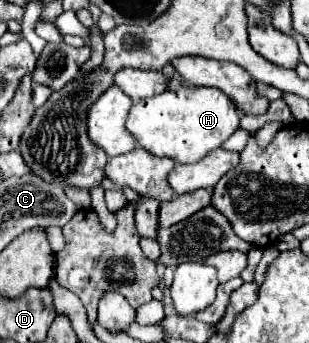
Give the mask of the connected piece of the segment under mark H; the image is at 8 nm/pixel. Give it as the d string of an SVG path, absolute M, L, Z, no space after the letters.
M175 85L177 89L169 89L163 95L155 95L151 99L143 99L133 103L131 111L129 111L129 119L127 119L127 129L135 135L137 143L151 151L153 155L167 155L171 159L175 159L177 163L195 163L199 159L203 159L209 151L221 147L237 129L239 129L239 113L235 109L235 105L231 103L231 99L213 87L183 87L183 85Z

